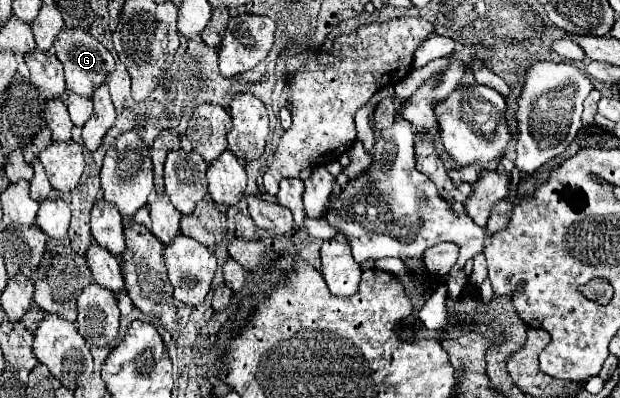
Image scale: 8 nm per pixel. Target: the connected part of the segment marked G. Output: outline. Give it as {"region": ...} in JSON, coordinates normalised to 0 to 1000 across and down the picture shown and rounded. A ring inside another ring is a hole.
{"region":[[[102,73],[89,93],[85,118],[89,118],[92,148],[102,158],[102,173],[105,173],[105,209],[118,234],[147,244],[150,224],[156,224],[156,214],[163,214],[163,204],[173,204],[176,183],[182,178],[185,158],[182,158],[179,128],[173,128],[156,98],[150,98],[134,73]]]}

